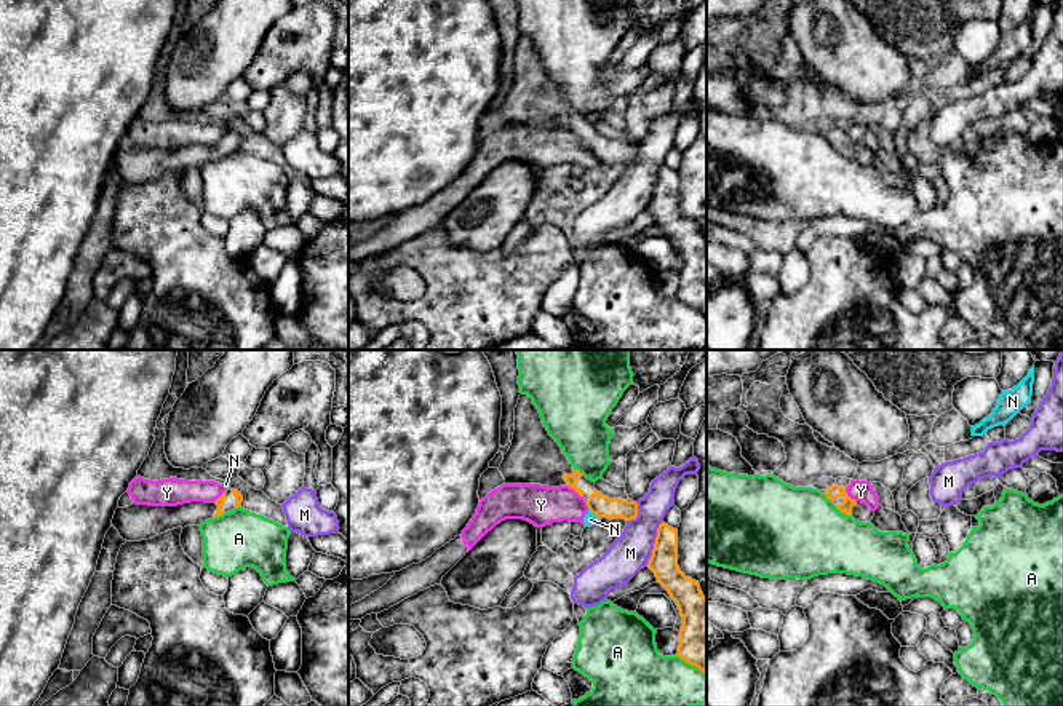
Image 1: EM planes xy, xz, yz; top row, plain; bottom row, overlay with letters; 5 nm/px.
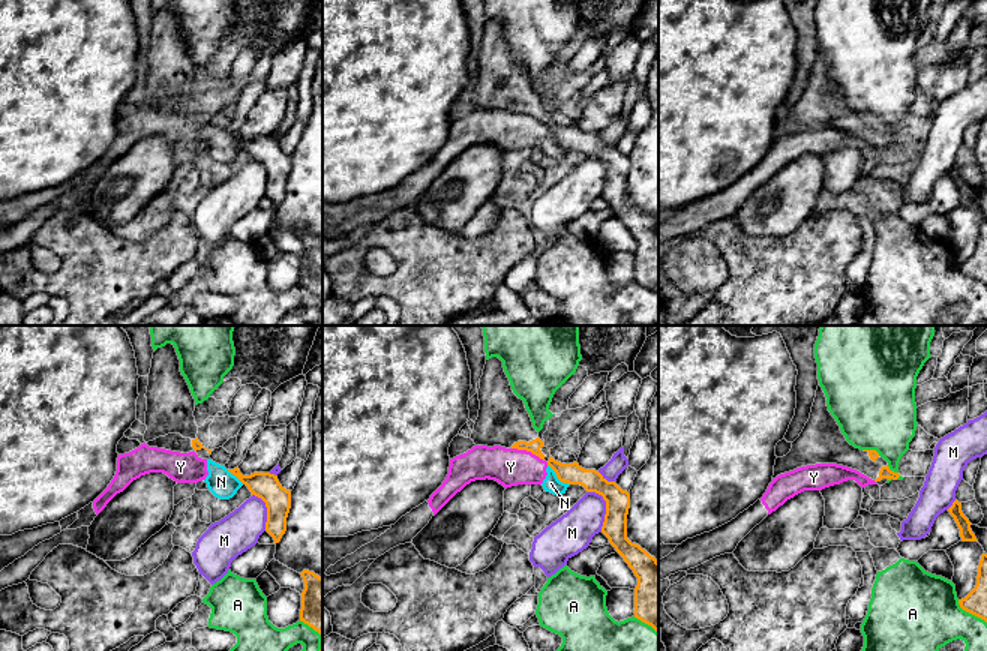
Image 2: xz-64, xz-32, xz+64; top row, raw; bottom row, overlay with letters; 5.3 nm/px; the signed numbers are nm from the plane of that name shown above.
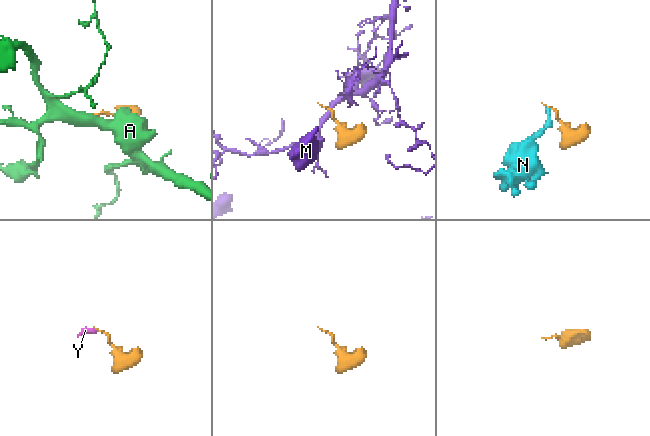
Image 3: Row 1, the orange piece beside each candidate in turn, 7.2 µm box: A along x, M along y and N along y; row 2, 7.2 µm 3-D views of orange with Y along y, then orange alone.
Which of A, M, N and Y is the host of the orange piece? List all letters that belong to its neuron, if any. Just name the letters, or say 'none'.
none

